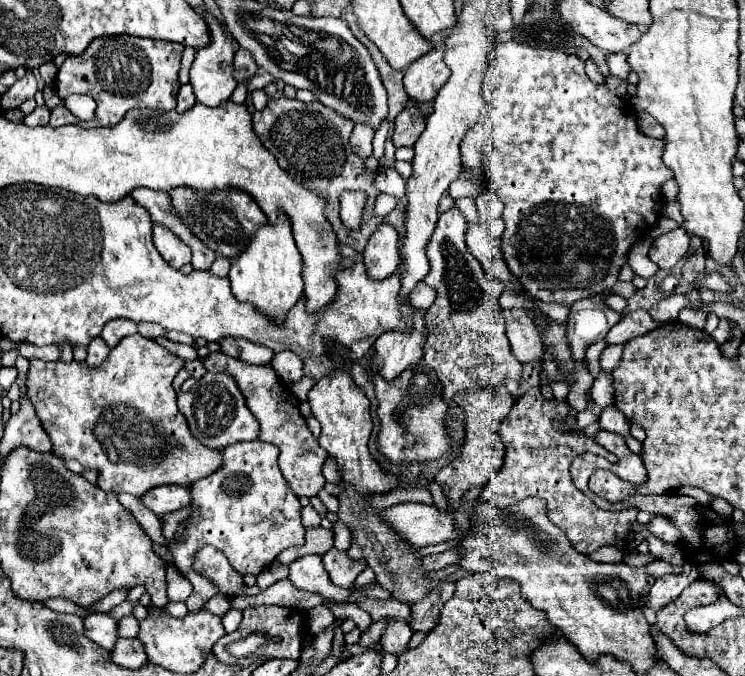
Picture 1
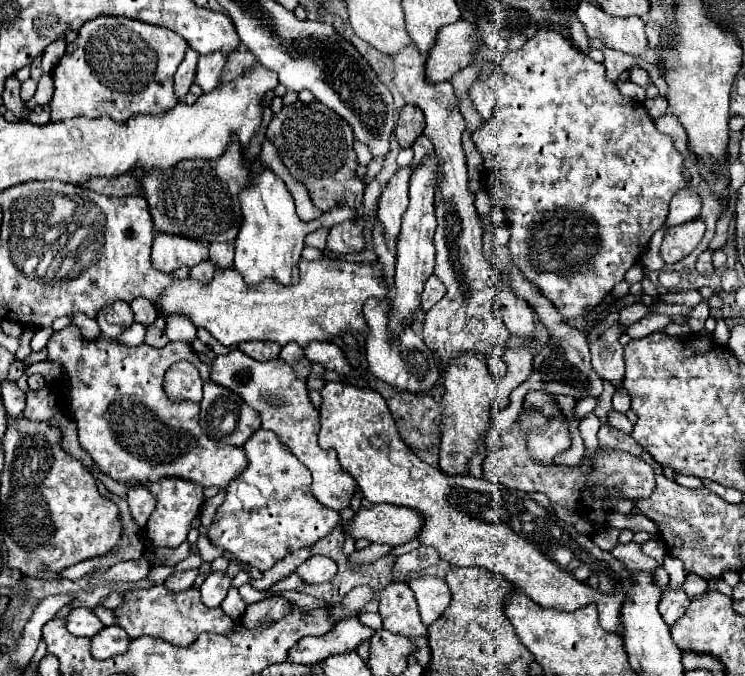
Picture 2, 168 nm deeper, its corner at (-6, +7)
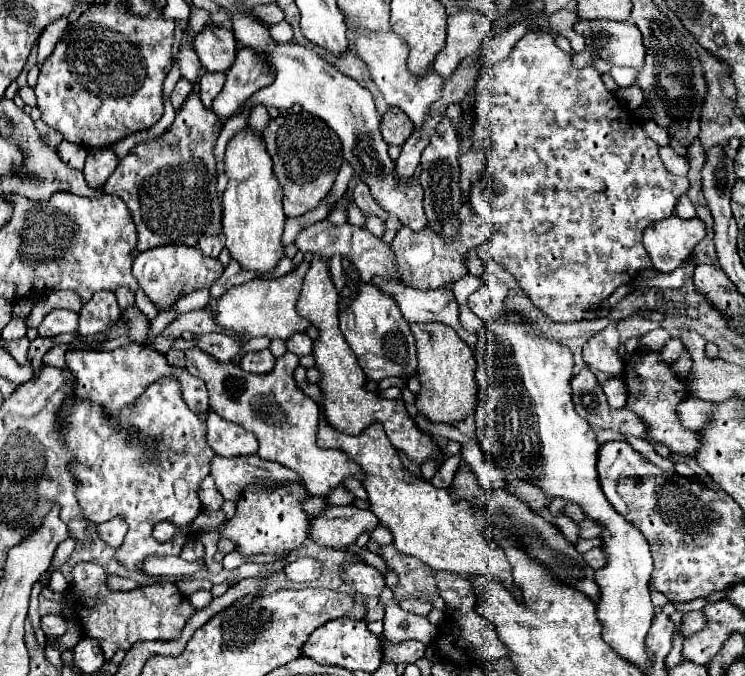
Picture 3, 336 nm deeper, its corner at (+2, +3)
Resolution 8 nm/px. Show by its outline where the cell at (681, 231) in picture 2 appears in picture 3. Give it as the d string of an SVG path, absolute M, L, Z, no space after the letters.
M669 216L645 228L643 246L651 256L653 268L673 272L693 254L693 248L705 238L705 224L699 218L683 220Z

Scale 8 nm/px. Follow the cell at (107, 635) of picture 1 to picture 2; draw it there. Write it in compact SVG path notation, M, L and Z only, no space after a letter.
M73 608L65 618L65 622L71 634L85 636L85 638L93 638L103 628L99 618L89 608Z

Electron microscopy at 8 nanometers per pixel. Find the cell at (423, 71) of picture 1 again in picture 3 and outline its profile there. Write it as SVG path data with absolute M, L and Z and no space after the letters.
M459 10L447 18L447 44L435 56L433 70L449 78L461 60L479 52L485 38L489 38L489 20L475 10Z

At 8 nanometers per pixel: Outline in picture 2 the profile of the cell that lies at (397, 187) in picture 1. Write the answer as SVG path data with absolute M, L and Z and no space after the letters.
M267 166L263 168L263 172L251 172L249 186L239 192L243 222L241 222L239 234L235 238L235 264L233 264L233 268L247 280L247 284L259 284L265 278L275 278L279 284L285 284L285 286L297 284L297 280L299 280L297 262L299 262L301 250L305 246L303 244L305 236L317 228L331 228L333 224L339 224L345 220L373 216L377 212L377 200L379 200L381 190L383 190L383 186L377 180L373 180L365 188L363 202L361 202L361 208L357 212L347 208L347 206L345 208L341 206L341 208L333 208L331 212L324 213L315 220L303 222L295 214L293 196L279 176L275 176Z

